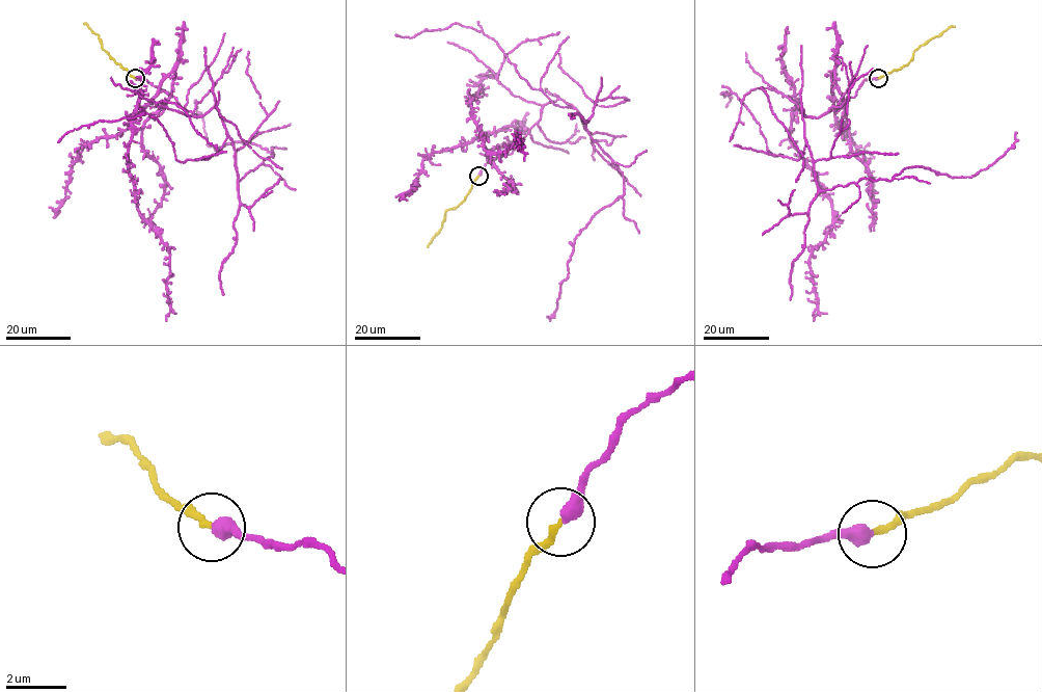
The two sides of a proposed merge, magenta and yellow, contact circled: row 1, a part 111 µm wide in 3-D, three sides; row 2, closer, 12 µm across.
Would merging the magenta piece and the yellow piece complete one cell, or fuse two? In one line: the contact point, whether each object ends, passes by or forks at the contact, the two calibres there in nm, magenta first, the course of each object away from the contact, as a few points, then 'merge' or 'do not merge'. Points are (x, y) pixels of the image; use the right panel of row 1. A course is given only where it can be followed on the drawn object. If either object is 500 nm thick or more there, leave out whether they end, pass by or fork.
at (878, 78); magenta ends there; yellow ends there; 480 nm thick on the magenta side, 220 nm on the other; magenta runs (878, 78), (818, 117), (802, 110), (821, 191), (889, 180), (905, 167), (976, 175), (1011, 149), (1016, 132); yellow runs (878, 78), (901, 69), (916, 48), (955, 27); merge

